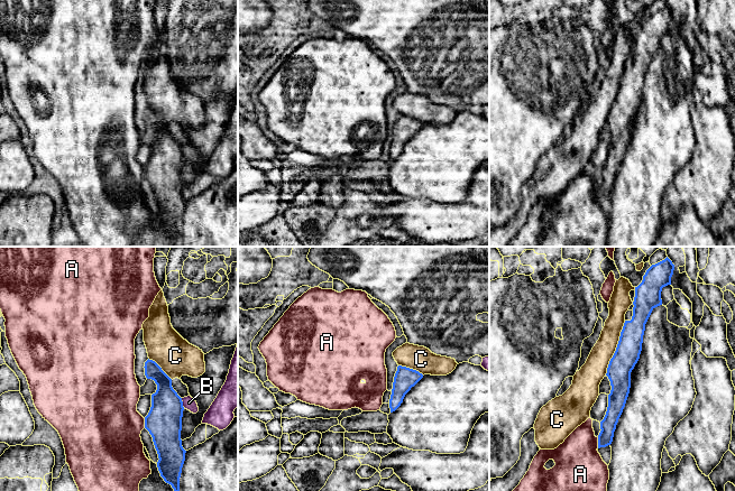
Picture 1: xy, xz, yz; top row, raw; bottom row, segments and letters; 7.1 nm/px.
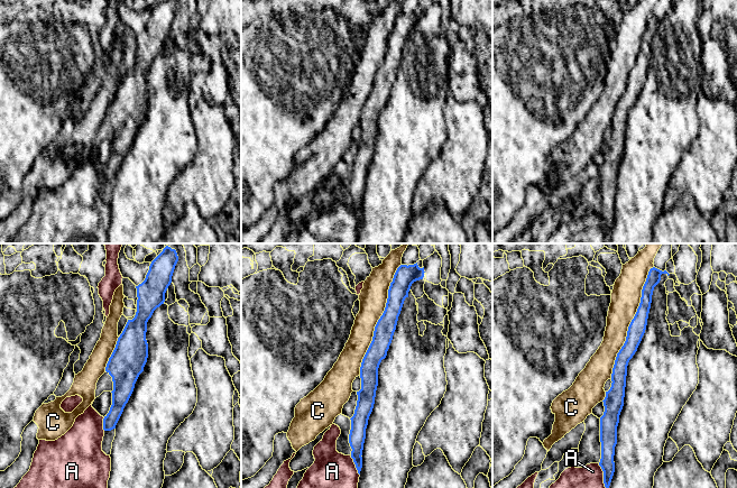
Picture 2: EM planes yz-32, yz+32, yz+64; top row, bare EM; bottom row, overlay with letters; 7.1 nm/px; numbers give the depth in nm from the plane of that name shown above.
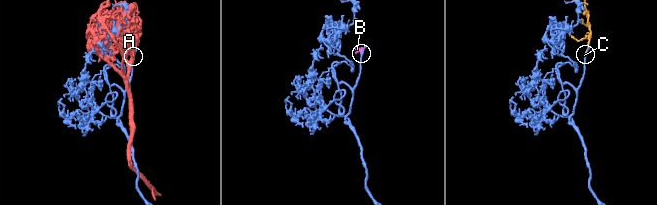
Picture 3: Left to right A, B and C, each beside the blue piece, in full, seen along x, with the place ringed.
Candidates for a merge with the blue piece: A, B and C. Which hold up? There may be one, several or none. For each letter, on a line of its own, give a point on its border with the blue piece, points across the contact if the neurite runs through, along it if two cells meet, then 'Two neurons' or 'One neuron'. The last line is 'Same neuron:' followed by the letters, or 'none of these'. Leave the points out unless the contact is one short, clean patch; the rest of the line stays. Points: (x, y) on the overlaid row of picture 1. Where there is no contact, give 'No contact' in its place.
A: Touches blue at yz (598, 442). Two neurons
B: Touches blue at xy (182, 403). Boundary: xy (181, 398), (184, 407). Two neurons
C: Touches blue at yz (616, 348). Two neurons
Same neuron: none of these

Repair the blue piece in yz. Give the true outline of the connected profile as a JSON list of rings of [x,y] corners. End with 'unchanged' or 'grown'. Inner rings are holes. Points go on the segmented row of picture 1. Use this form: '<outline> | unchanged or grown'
[[[667,257],[652,265],[643,276],[642,282],[635,287],[633,316],[625,321],[619,341],[609,361],[607,373],[612,386],[608,395],[608,407],[600,421],[598,448],[612,444],[618,419],[625,407],[630,388],[631,372],[640,359],[645,324],[652,311],[662,305],[662,288],[671,285],[674,265]]] | unchanged

